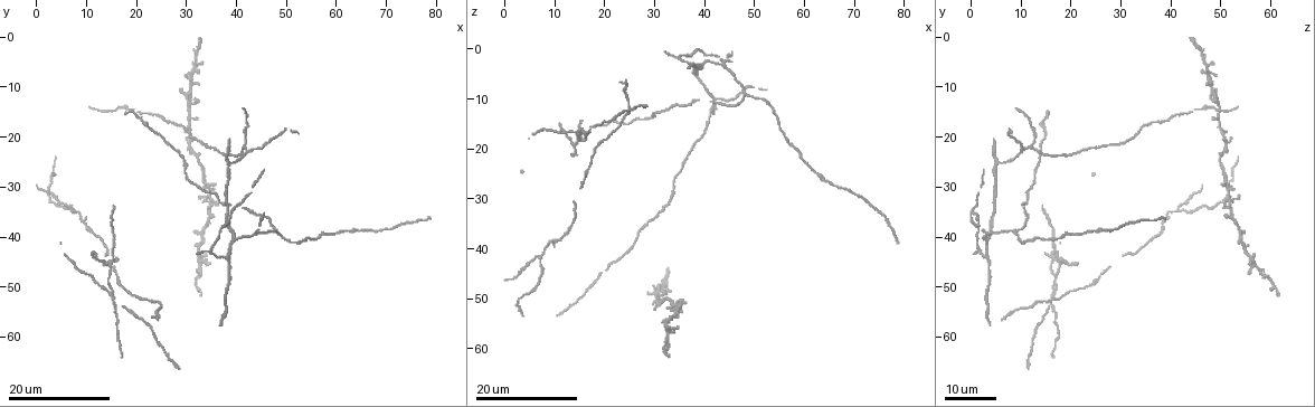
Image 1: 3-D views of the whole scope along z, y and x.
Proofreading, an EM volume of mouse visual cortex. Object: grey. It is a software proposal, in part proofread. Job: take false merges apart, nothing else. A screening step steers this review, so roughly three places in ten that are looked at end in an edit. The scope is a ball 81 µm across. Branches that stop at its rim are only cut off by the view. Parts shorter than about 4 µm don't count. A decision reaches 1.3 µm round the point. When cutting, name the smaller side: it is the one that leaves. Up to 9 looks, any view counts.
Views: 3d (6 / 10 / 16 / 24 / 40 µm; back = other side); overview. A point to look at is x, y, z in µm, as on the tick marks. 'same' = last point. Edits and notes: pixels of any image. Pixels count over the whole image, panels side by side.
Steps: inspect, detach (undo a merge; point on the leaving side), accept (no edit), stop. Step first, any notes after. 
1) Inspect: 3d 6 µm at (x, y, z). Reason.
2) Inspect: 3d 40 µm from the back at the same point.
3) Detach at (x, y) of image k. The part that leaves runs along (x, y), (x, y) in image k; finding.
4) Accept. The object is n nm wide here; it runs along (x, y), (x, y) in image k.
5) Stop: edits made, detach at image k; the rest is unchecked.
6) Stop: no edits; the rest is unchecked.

Inspect: 3d 16 µm at (10.5, 38.5, 38.0). Thick turns thin.

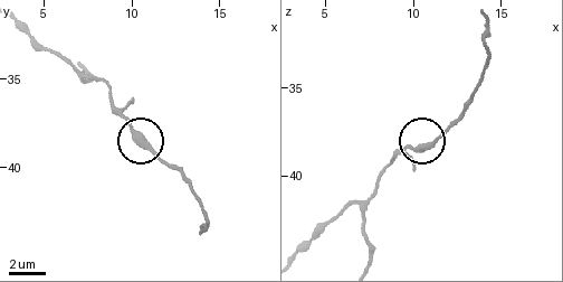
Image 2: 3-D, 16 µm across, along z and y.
Inspect: 3d 10 µm at (10.9, 38.9, 38.2).

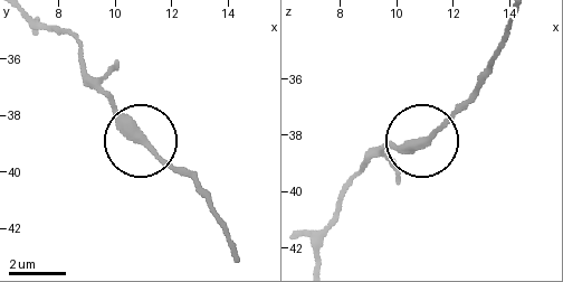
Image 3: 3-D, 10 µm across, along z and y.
Accept. Continuous, no second neuron.

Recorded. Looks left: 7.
Inspect: 3d 24 µm at (7.0, 34.5, 42.0).

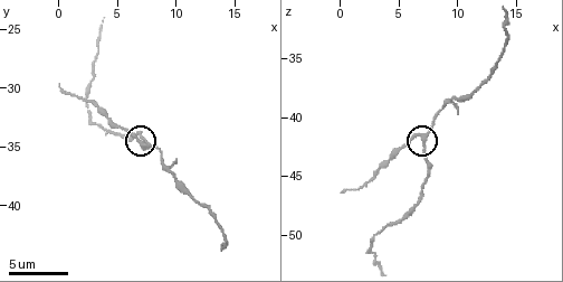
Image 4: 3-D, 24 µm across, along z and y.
Inspect: 3d 10 µm at (7.4, 34.6, 41.8). Closer look.

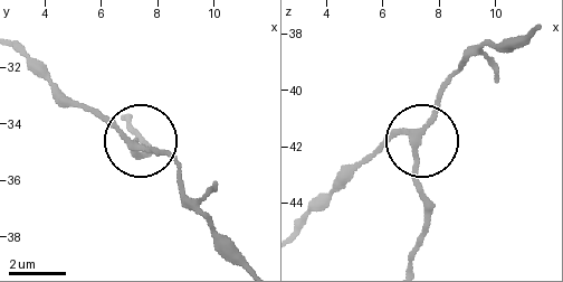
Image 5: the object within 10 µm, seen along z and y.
Accept. The side arm is 11 µm long; 3 arms meet here; continuous, no second neuron.

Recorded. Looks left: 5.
Inspect: 3d 16 µm at (7.0, 34.0, 47.5). Calibre changes.

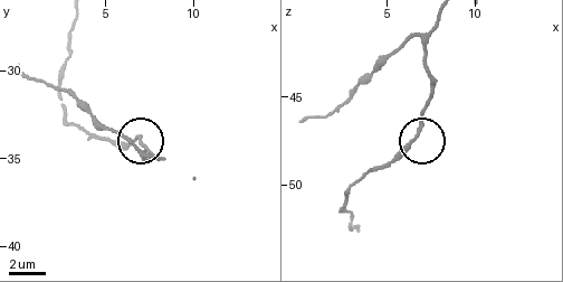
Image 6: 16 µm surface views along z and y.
Inspect: 3d 10 µm at (6.8, 33.8, 47.1).

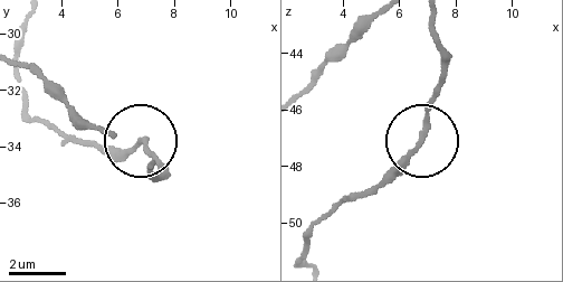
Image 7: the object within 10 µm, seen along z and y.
Accept. The object is 180 nm wide here; continuous, no second neuron.

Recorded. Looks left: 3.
Inspect: 3d 24 µm at (30.5, 10.5, 48.5). Looks like a crossing.

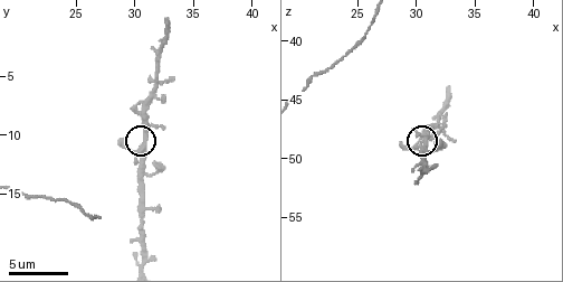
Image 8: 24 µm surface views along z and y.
Inspect: 3d 6 µm at (31.0, 10.8, 48.6).

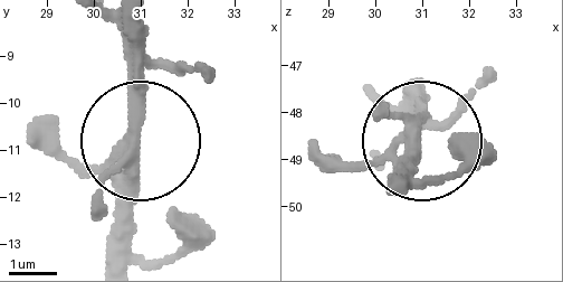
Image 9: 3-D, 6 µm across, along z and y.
Accept. The side arm is 13 µm long; 4 arms meet here; all the same neuron.

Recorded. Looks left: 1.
Stop: no edits; the rest is unchecked.

